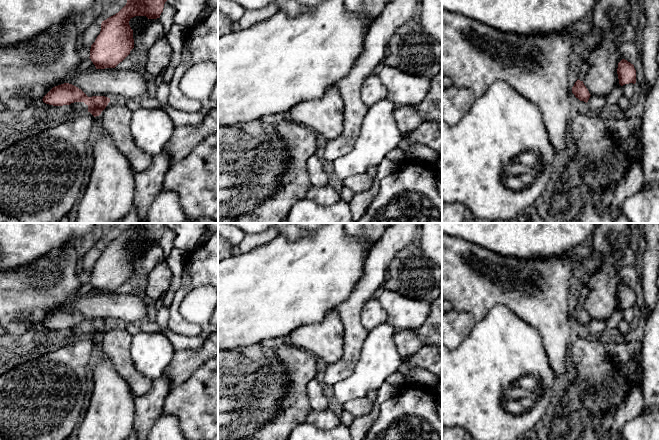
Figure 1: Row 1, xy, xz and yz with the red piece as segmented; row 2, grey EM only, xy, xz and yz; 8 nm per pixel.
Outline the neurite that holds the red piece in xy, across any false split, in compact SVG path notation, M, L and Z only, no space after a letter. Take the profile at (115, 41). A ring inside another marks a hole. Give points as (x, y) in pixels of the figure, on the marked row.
M127 0L126 5L115 15L101 23L101 31L91 45L90 59L96 69L115 68L134 48L133 30L129 25L131 18L146 16L148 19L160 18L167 0Z

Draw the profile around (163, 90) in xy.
M162 82L157 87L156 99L160 104L160 108L164 109L166 112L166 105L168 104L168 96L170 93L170 83Z

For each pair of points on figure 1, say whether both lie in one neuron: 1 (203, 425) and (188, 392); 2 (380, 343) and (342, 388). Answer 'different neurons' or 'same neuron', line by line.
1: same neuron
2: same neuron

